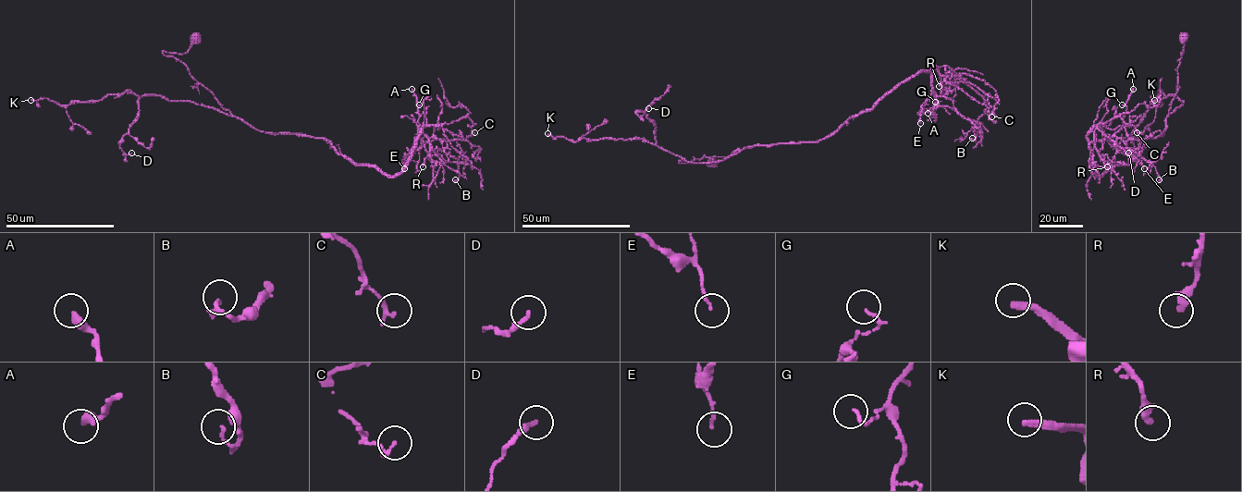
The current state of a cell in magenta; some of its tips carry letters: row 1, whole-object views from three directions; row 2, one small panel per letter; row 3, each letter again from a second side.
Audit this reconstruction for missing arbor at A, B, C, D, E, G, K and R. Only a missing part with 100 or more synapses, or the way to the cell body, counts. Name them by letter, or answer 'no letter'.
K

